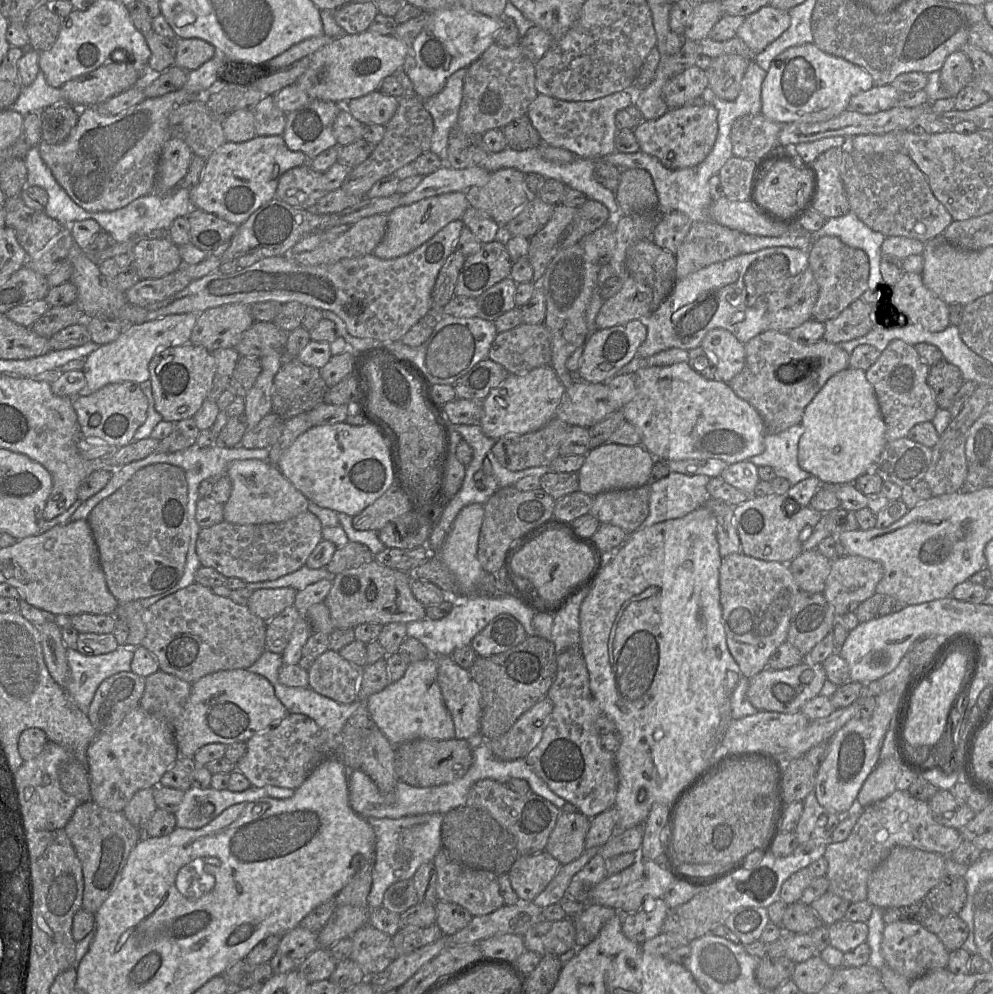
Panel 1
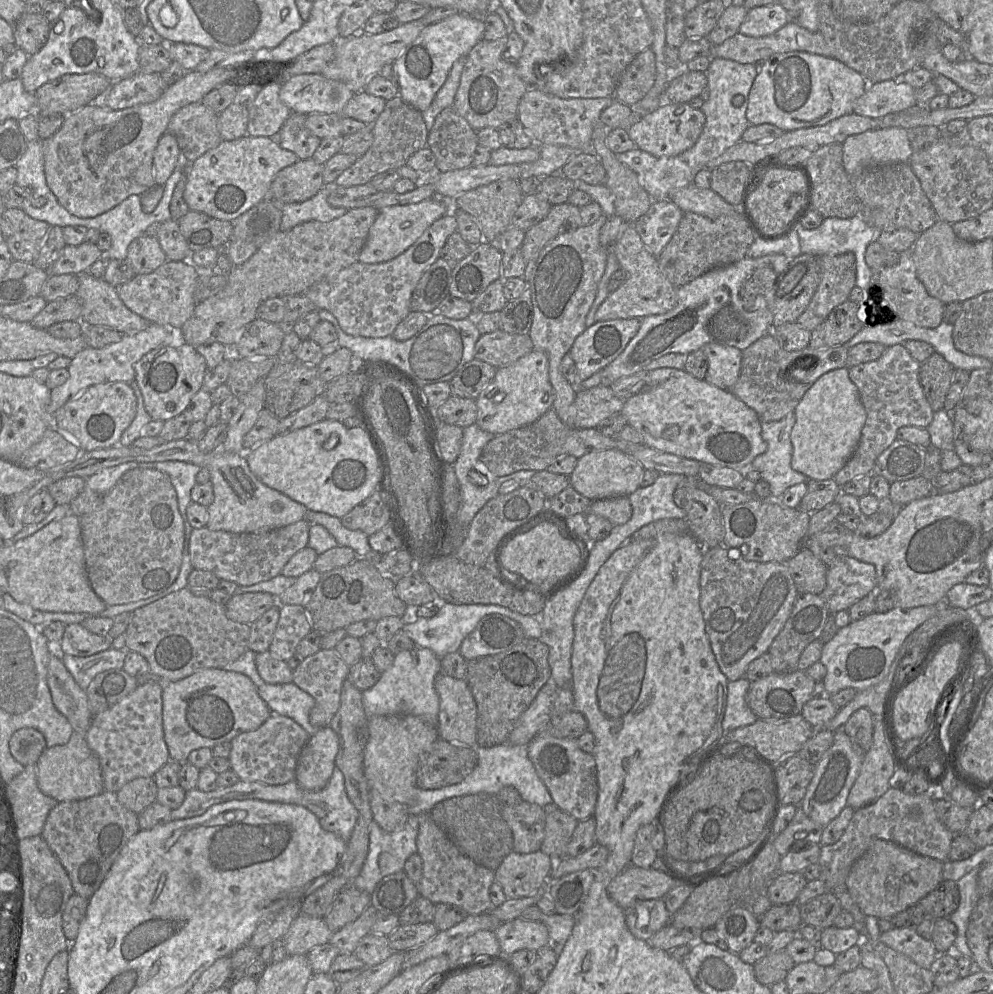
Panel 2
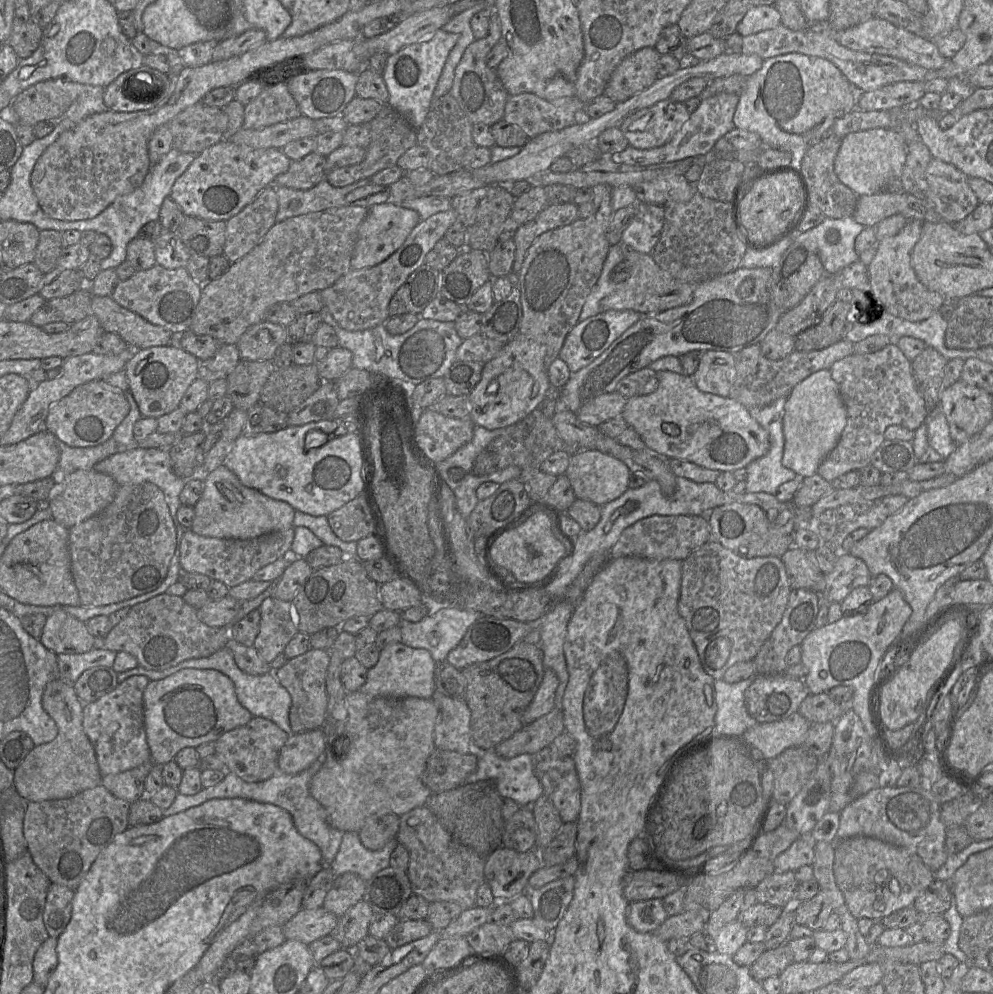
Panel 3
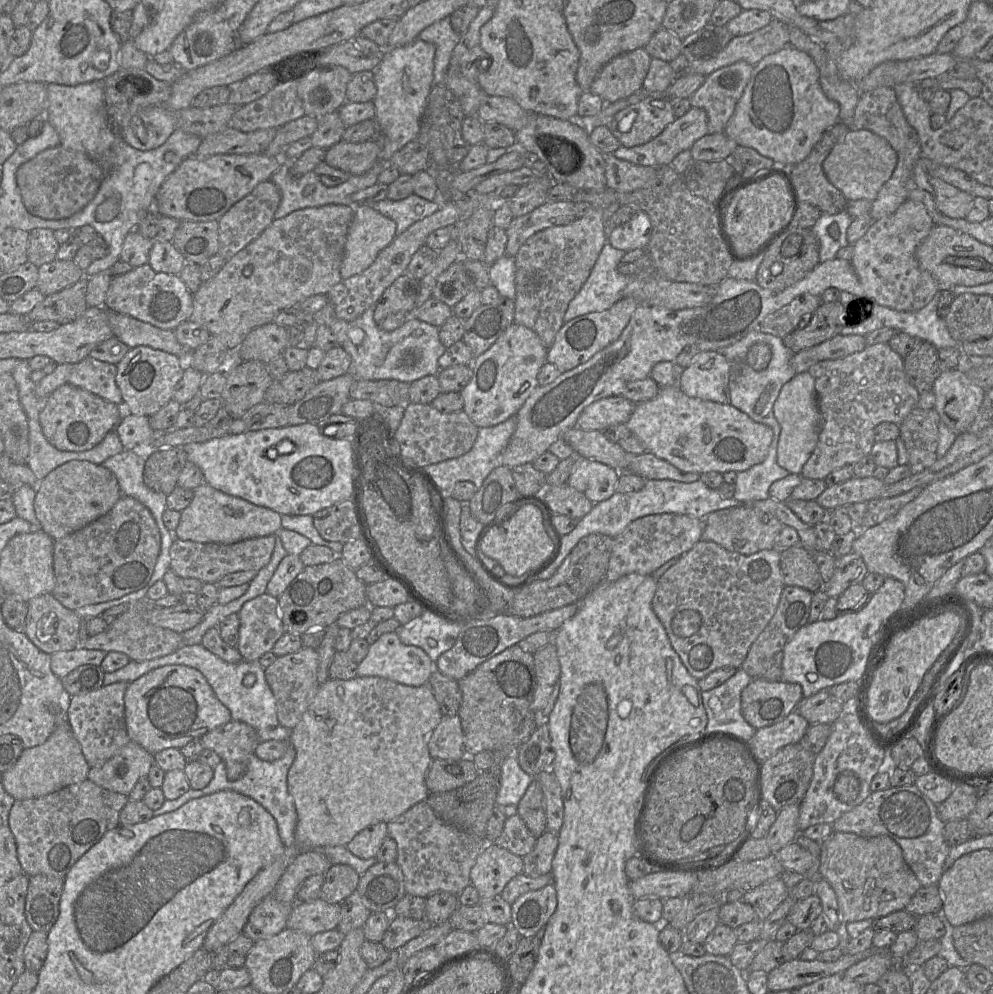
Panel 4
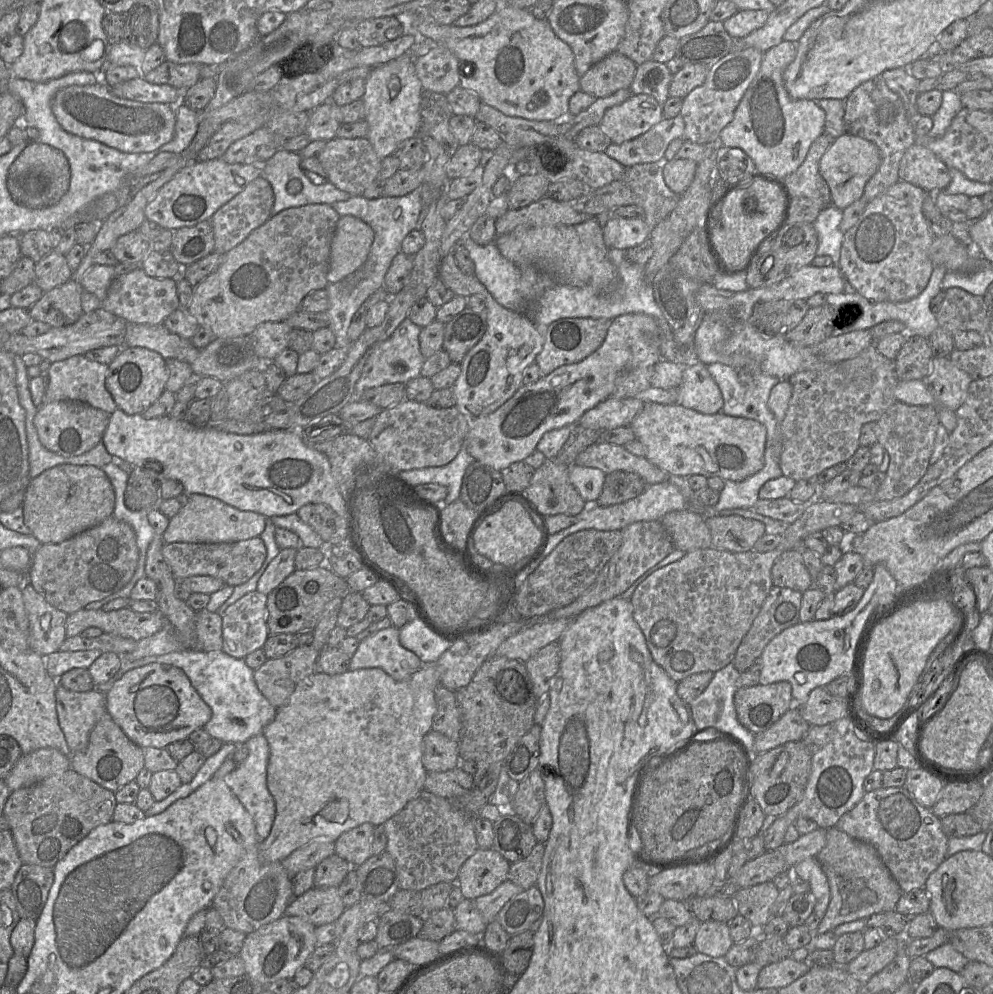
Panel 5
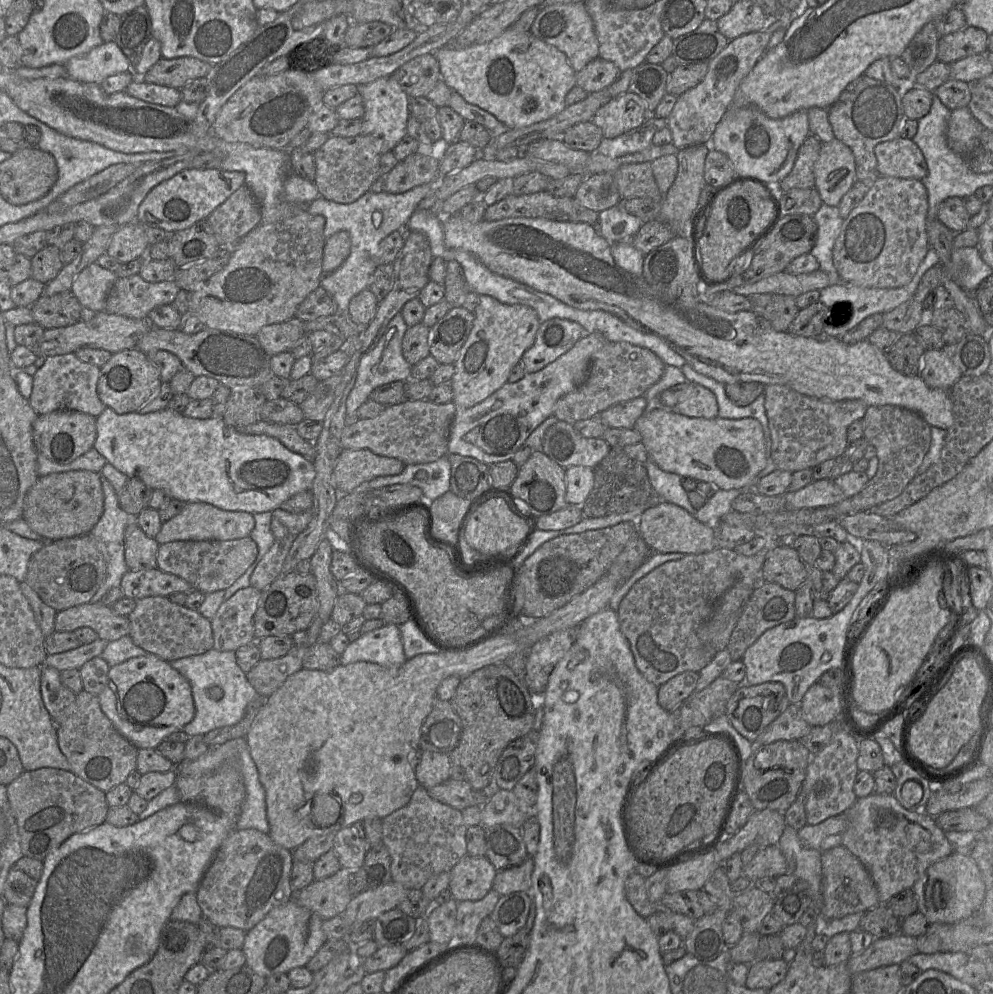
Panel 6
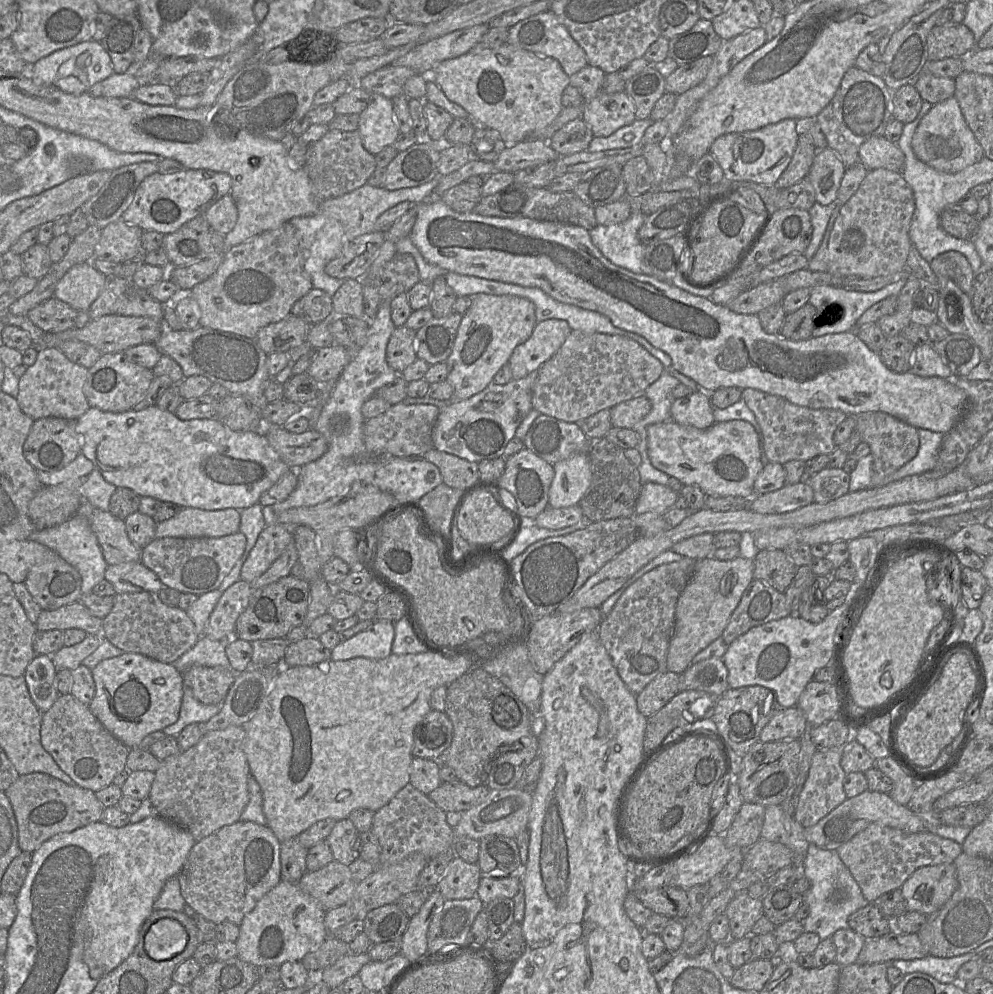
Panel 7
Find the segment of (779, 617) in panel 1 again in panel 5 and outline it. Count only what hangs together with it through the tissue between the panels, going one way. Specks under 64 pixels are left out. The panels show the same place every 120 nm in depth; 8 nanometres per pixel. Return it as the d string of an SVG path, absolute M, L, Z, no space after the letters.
M820 501L809 505L803 514L781 535L778 546L767 552L730 552L713 548L696 549L686 552L685 556L666 565L641 582L630 601L633 606L633 617L639 625L655 663L677 683L686 677L700 672L716 672L735 657L741 640L750 629L755 617L773 587L771 569L775 560L785 551L796 549L809 534L822 531L840 524L858 511L863 511L864 505L848 503L832 503Z

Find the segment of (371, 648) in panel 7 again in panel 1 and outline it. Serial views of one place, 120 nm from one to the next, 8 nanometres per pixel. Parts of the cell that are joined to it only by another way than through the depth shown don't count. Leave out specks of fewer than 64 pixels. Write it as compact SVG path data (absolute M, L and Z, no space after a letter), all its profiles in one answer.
M434 656L408 663L405 674L399 680L390 682L381 691L370 695L366 706L373 722L394 745L417 739L455 737L453 719L438 684Z

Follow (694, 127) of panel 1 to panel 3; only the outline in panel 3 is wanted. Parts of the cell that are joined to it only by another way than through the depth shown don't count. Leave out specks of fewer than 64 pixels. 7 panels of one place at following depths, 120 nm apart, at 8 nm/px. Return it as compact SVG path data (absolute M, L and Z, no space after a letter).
M666 99L632 112L619 128L630 146L651 149L668 143L690 115L684 103Z

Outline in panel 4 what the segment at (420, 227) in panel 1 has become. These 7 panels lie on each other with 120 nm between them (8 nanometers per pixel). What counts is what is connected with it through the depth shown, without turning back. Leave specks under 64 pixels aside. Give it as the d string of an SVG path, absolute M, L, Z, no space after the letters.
M356 204L340 268L342 279L367 269L396 236L396 223L367 204Z

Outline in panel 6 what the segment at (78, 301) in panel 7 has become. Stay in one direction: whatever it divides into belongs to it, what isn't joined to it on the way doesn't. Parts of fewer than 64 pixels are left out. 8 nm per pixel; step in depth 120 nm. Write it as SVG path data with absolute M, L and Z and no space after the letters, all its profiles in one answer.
M97 263L86 266L73 280L70 291L82 307L95 312L104 311L108 293L117 280L115 272Z

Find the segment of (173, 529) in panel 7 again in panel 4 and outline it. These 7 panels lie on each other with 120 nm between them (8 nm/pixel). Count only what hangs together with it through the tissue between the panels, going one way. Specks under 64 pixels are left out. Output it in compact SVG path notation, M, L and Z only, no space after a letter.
M202 482L194 489L192 502L181 511L177 528L171 531L175 539L201 543L232 544L245 539L272 535L282 528L281 515L269 508L257 506L242 498L229 495Z

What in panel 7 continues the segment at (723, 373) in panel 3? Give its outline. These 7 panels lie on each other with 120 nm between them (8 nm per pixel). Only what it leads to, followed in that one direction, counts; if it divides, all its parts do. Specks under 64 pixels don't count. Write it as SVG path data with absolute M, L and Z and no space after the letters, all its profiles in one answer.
M693 391L690 395L672 401L670 419L674 422L707 429L714 422L713 407L706 392Z

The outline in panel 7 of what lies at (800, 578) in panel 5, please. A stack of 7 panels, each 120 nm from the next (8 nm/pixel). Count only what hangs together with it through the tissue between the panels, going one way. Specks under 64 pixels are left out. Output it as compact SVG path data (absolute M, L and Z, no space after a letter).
M764 549L753 560L753 577L784 593L794 579L797 568L784 550Z

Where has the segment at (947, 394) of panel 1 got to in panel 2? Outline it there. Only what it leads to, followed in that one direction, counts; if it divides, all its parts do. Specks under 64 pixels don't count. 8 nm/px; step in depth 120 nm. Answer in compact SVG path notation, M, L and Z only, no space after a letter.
M937 352L921 363L919 380L933 412L944 409L955 370L956 368Z

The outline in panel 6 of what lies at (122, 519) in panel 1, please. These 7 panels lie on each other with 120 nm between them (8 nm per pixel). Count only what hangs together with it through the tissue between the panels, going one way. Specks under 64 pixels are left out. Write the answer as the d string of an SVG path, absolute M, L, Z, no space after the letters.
M88 534L47 542L28 562L25 581L41 600L57 612L89 603L104 583L107 563L95 539Z

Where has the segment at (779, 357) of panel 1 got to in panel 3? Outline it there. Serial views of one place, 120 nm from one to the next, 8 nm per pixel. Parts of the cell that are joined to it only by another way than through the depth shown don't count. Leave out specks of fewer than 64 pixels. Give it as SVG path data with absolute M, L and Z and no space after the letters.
M840 340L826 348L813 351L796 351L781 360L770 360L761 352L759 344L748 346L733 354L735 358L736 378L729 397L746 408L765 407L779 398L787 398L792 389L811 374L830 369L831 366L854 353L854 343Z

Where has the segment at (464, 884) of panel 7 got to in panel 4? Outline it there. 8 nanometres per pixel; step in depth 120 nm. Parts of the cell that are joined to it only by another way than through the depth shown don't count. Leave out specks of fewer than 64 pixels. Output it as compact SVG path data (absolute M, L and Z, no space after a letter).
M488 843L471 869L470 885L477 889L481 900L489 900L500 897L508 882L522 872L522 857Z

